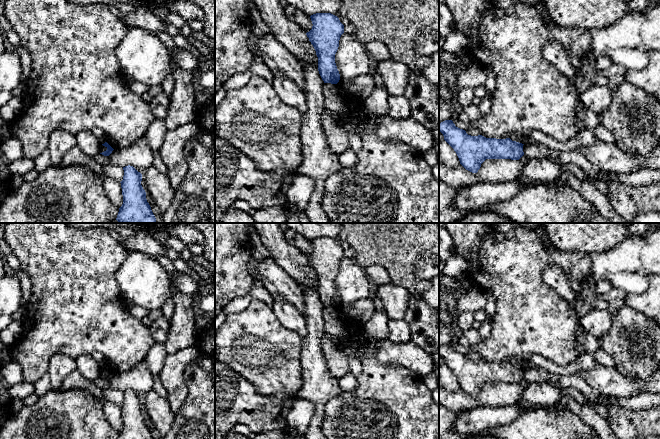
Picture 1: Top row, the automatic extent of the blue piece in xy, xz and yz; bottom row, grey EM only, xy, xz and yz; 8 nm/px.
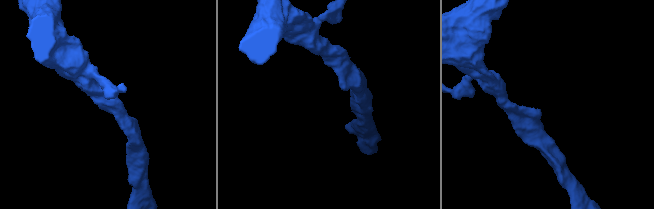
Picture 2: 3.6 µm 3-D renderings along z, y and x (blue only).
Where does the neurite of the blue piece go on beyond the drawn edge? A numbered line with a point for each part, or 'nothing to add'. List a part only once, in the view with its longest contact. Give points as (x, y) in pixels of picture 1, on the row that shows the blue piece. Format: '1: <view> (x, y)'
nothing to add

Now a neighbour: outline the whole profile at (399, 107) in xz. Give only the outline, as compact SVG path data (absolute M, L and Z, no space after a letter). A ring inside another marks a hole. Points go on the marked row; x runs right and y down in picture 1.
M389 95L388 97L389 112L388 116L400 120L410 116L411 106L407 98L397 95Z

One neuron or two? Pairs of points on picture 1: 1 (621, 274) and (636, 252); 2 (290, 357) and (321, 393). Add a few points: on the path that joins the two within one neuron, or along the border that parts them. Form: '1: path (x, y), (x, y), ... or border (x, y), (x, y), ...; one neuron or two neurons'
1: path (623, 269), (635, 257); one neuron
2: border (301, 346), (302, 386), (296, 393); two neurons

